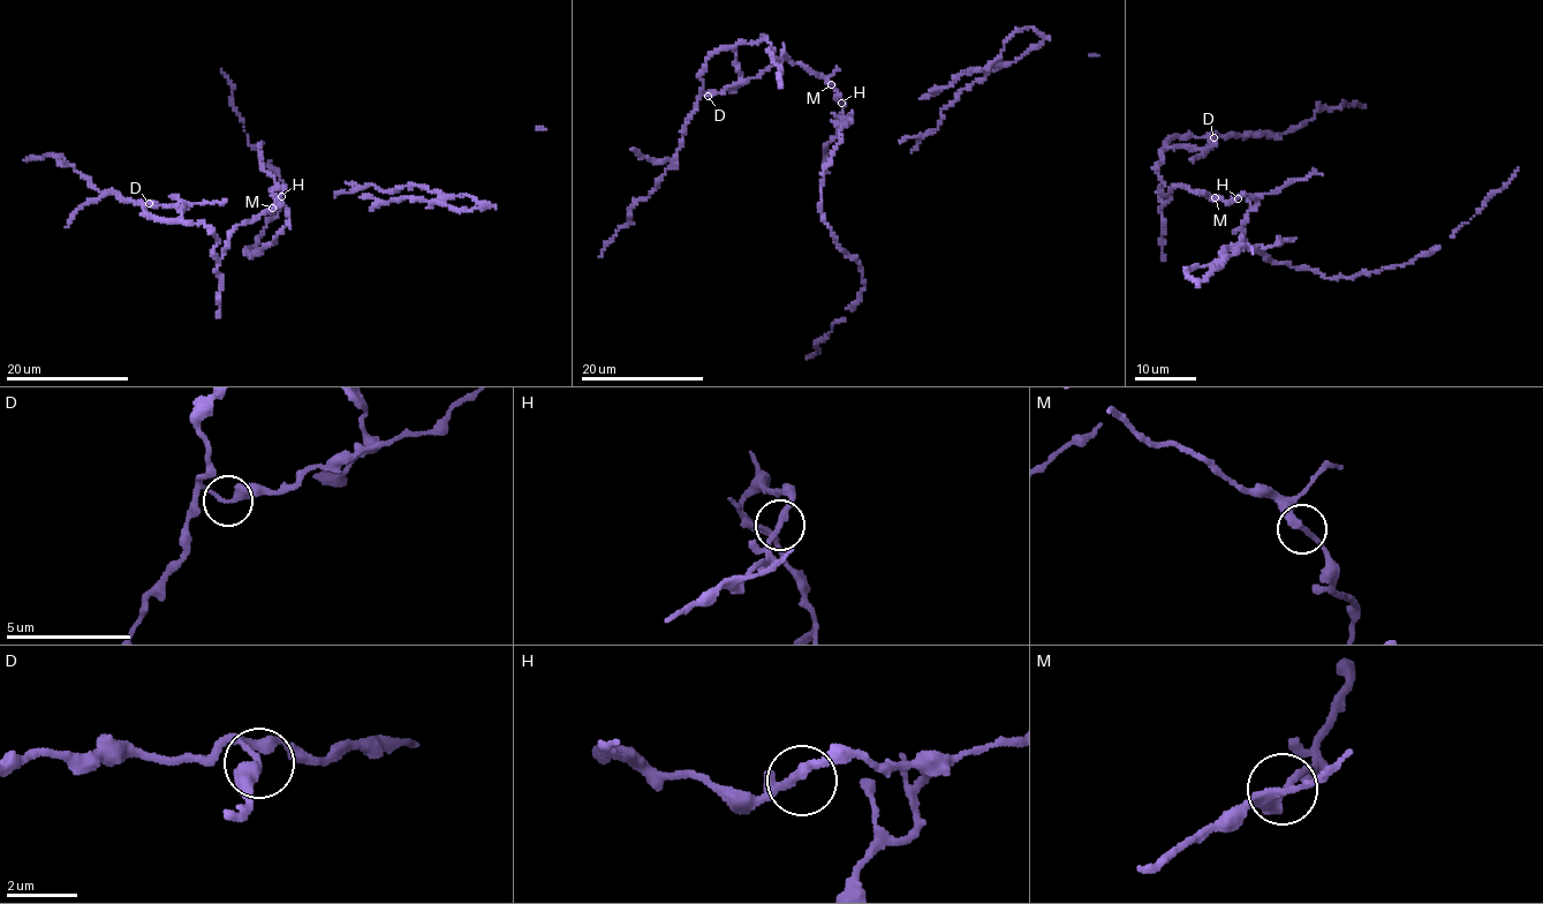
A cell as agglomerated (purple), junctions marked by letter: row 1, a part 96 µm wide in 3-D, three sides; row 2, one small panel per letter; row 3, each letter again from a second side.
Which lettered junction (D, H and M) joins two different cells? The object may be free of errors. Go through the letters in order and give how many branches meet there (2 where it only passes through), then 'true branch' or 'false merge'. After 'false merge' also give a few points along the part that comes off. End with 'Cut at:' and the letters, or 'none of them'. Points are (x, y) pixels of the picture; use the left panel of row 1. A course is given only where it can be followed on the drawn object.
D: branches 2; false merge; course (149, 203), (181, 206), (227, 200)
H: branches 2; true branch
M: branches 2; true branch
Cut at: D

